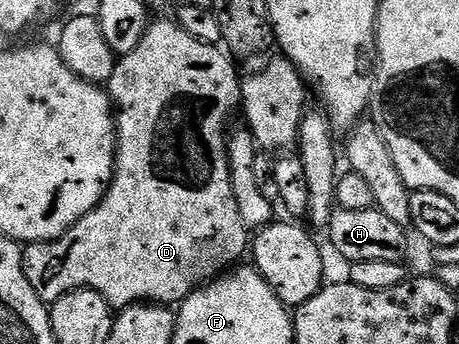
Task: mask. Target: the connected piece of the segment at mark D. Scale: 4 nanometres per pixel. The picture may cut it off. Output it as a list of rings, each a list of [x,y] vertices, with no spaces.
[[[174,18],[155,19],[147,28],[144,38],[140,38],[136,50],[132,50],[127,56],[119,59],[116,70],[108,81],[108,91],[116,113],[118,130],[118,149],[114,155],[114,177],[110,183],[110,189],[89,214],[80,218],[80,222],[73,224],[60,238],[43,240],[40,244],[25,245],[22,253],[24,274],[28,282],[32,282],[32,290],[36,290],[39,298],[53,302],[77,288],[91,288],[99,292],[115,310],[131,308],[133,304],[147,302],[163,306],[178,306],[192,293],[198,291],[203,284],[209,284],[211,280],[223,275],[231,266],[237,265],[241,261],[238,259],[245,252],[247,255],[248,229],[246,223],[242,221],[240,206],[236,206],[236,194],[232,194],[232,178],[226,153],[228,139],[226,123],[229,122],[233,112],[239,111],[242,102],[242,80],[238,72],[240,73],[239,65],[219,45],[209,44],[201,41],[200,38],[192,37],[188,34],[188,30],[182,28]]]

